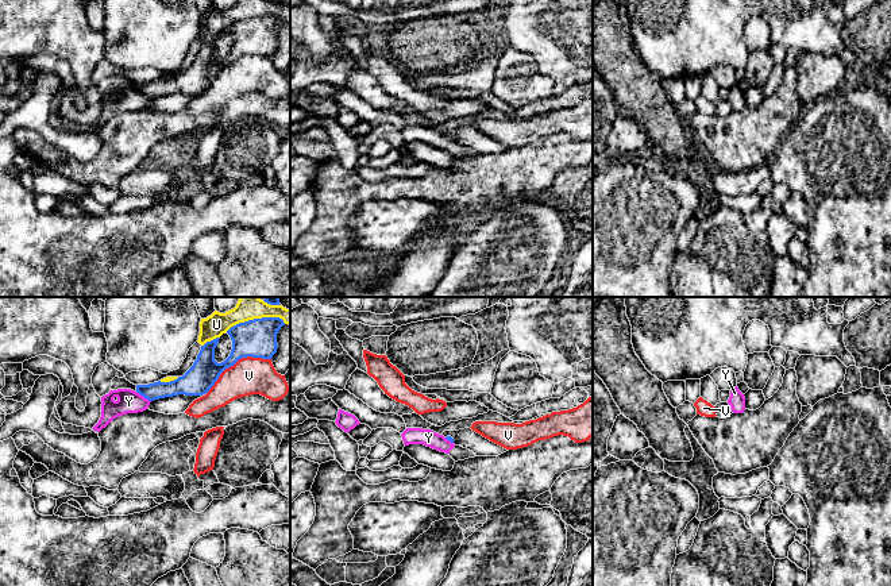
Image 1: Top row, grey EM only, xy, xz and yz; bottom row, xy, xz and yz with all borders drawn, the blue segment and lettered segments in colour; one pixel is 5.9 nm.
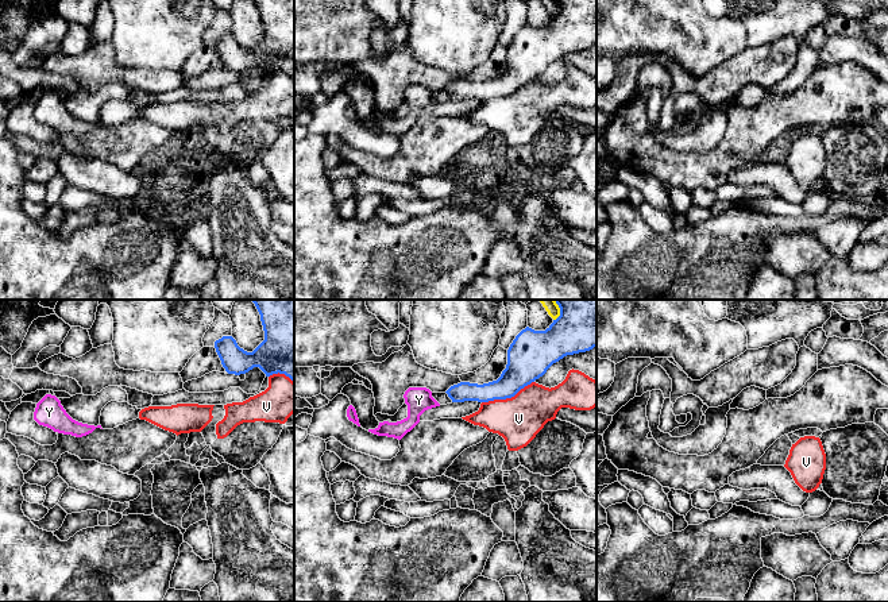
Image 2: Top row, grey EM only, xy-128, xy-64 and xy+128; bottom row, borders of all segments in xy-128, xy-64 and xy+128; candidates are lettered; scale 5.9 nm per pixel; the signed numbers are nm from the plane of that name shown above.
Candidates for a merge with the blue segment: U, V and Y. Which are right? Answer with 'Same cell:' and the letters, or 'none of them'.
Same cell: none of them

